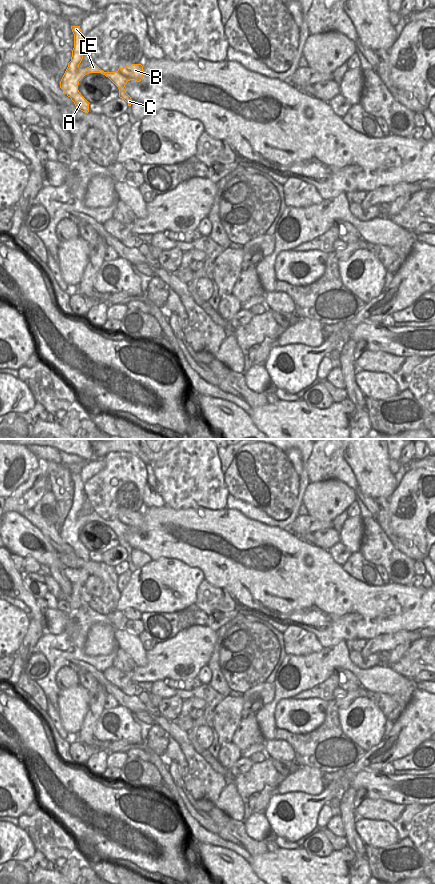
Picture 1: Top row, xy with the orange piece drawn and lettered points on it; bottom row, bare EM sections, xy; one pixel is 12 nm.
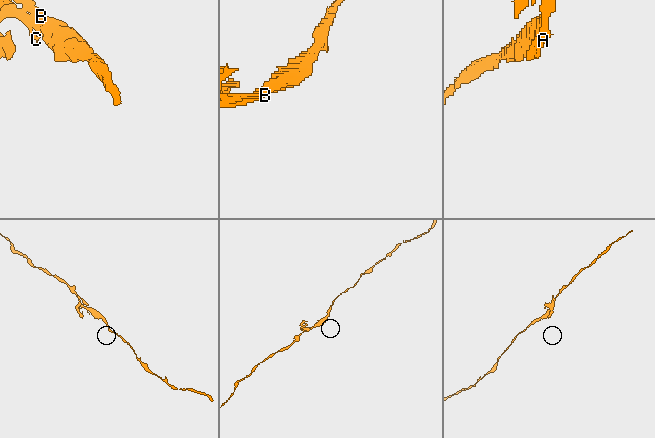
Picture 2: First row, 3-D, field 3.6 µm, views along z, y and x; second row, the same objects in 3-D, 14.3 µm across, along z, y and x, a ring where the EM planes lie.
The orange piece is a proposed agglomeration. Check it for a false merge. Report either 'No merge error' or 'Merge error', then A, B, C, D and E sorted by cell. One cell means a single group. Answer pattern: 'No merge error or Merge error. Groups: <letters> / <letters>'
Merge error. Groups: A D E / B C.

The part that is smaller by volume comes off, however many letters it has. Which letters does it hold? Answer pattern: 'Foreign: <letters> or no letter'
Foreign: A, D, E

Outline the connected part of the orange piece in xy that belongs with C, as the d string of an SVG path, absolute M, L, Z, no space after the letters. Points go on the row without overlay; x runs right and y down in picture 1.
M131 512L123 516L119 516L116 520L106 520L108 525L119 537L119 545L124 547L128 554L131 554L132 547L126 541L124 535L130 528L140 530L143 526L143 514L141 512Z

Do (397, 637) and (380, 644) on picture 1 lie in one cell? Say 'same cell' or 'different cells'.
same cell

